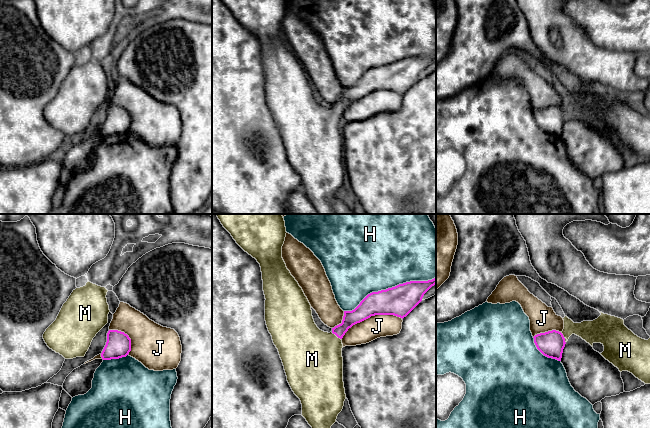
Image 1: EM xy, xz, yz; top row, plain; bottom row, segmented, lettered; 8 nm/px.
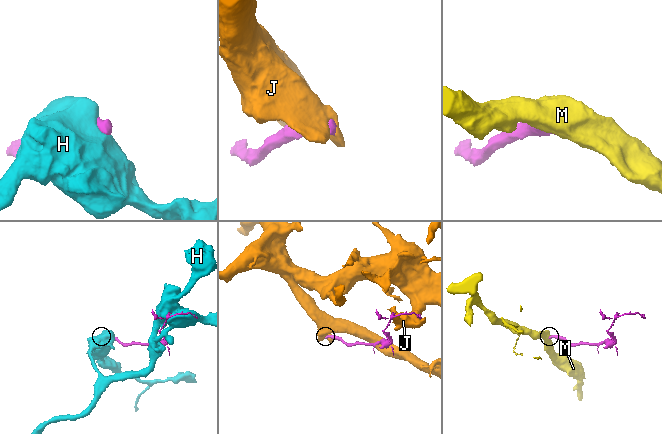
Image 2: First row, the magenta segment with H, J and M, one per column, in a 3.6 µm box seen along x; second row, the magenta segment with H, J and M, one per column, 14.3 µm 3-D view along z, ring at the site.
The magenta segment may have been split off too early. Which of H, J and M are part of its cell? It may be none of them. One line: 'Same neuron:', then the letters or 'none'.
Same neuron: M

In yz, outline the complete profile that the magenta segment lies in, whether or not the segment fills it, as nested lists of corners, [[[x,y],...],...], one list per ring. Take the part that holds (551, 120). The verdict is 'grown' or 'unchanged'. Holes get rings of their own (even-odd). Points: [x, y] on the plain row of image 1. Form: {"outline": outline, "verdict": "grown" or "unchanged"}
{"outline": [[[600,89],[601,91],[597,95],[581,99],[574,99],[565,92],[563,94],[564,105],[562,108],[552,106],[533,113],[537,125],[548,134],[561,137],[565,117],[568,117],[569,113],[575,110],[592,123],[594,119],[601,119],[604,122],[604,127],[600,130],[617,143],[620,148],[628,147],[645,160],[650,160],[650,114],[645,116],[635,111],[624,101],[623,95]]], "verdict": "grown"}

